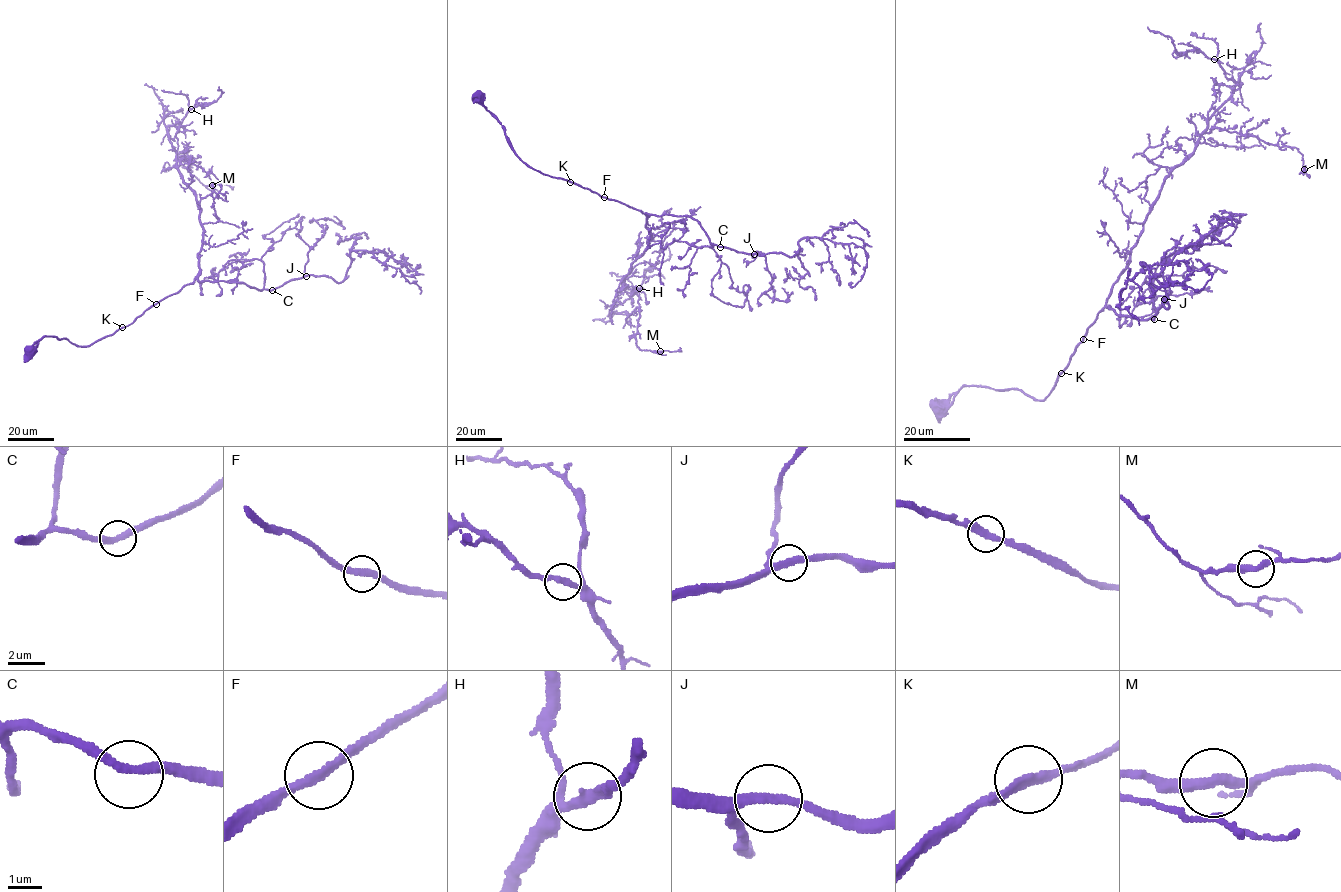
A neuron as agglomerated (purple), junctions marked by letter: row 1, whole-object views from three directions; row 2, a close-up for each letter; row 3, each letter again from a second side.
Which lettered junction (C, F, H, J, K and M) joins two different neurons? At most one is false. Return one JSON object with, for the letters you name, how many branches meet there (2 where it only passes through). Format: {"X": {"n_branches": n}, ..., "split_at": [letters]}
{"split_at": []}

